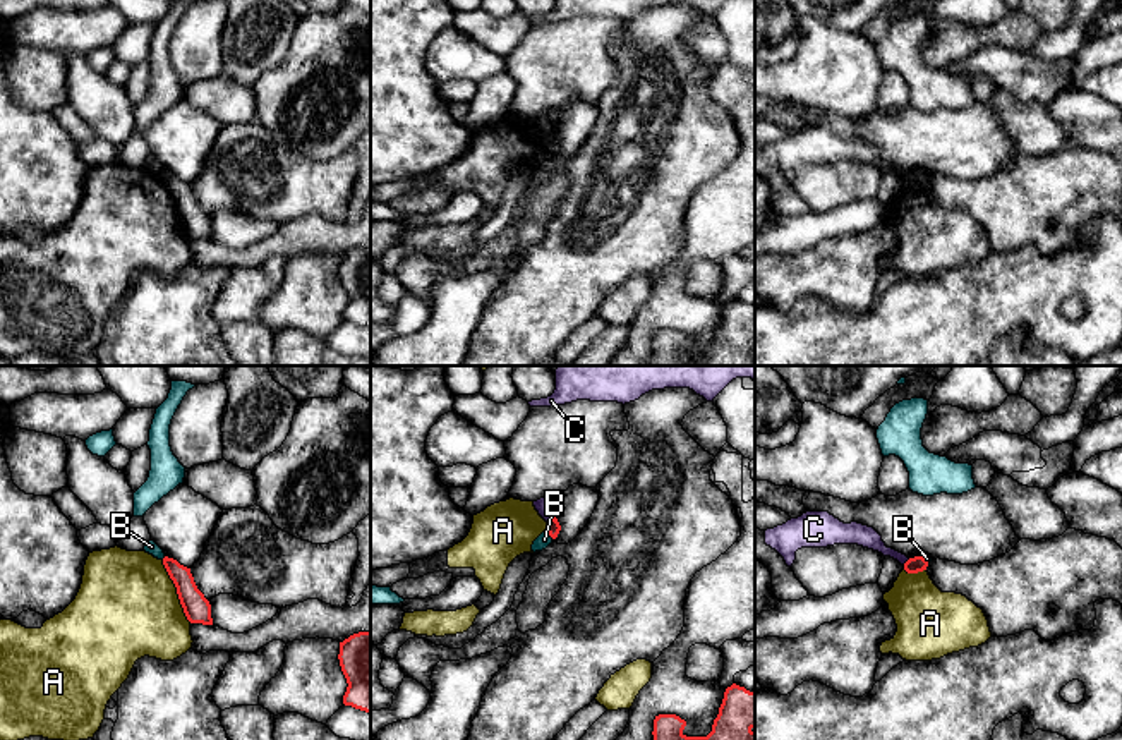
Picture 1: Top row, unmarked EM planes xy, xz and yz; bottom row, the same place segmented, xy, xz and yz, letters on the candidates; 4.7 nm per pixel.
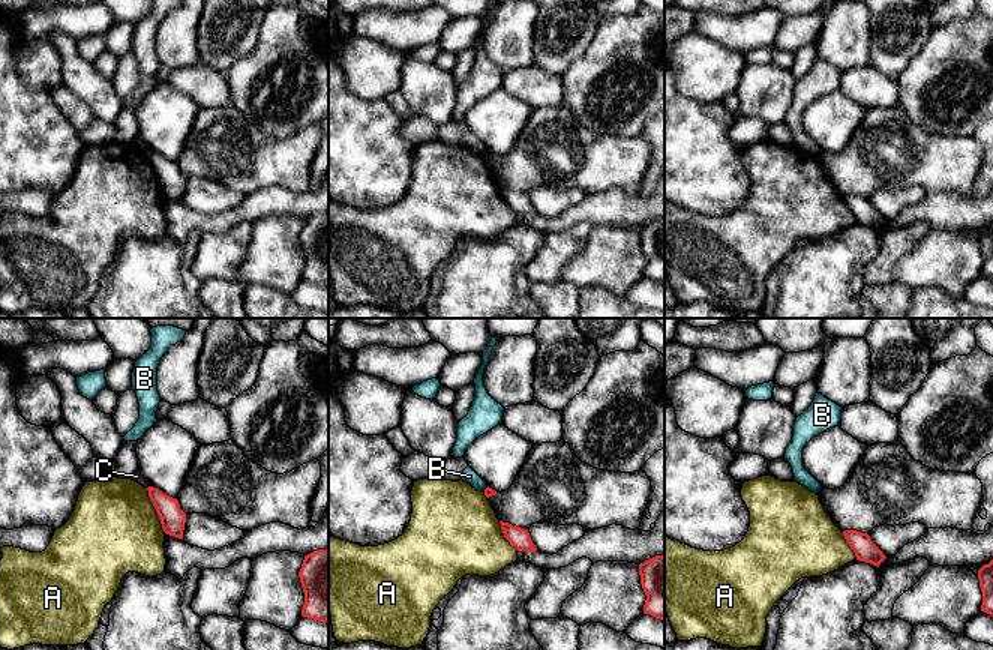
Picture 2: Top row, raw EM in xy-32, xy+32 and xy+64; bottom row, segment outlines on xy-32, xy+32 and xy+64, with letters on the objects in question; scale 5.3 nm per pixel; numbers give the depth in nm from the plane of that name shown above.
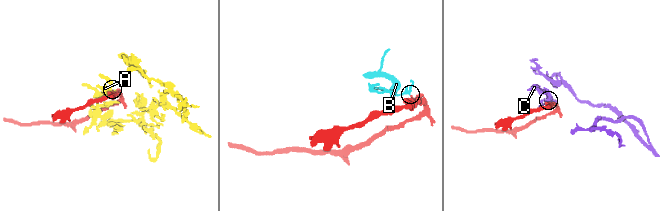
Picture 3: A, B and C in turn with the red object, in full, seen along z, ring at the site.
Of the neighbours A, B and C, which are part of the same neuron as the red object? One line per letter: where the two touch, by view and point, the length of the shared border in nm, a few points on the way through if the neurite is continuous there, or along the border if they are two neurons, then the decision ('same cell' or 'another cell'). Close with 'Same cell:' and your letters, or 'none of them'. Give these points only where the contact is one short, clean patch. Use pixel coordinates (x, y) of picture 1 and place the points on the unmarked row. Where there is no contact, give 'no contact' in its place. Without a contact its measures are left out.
A: meets red in xy at (177, 206); contact 320 nm long; another cell
B: meets red in xz at (549, 150); contact 50 nm long; border along xz (546, 146), (553, 153); another cell
C: meets red in xz at (551, 134); contact 50 nm long; another cell
Same cell: none of them

